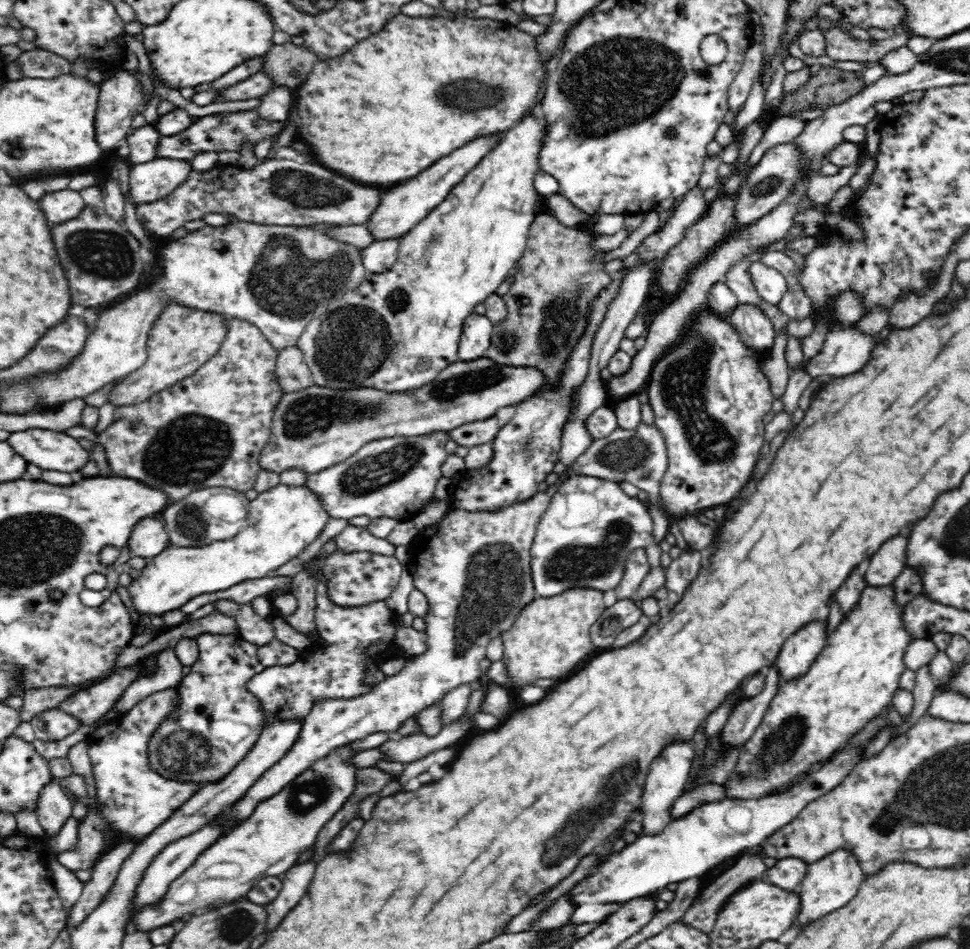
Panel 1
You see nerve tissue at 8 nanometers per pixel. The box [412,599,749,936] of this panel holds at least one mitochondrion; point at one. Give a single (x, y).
(574, 834)

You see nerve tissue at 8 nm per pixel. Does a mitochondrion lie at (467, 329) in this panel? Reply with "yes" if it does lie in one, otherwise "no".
no

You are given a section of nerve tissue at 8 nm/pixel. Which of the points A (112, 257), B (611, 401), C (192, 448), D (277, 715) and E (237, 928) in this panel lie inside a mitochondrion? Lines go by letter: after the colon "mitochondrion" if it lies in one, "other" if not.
A: mitochondrion
B: other
C: mitochondrion
D: other
E: mitochondrion

